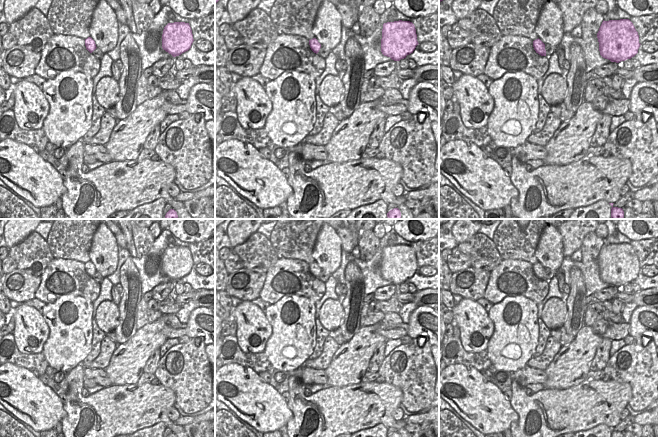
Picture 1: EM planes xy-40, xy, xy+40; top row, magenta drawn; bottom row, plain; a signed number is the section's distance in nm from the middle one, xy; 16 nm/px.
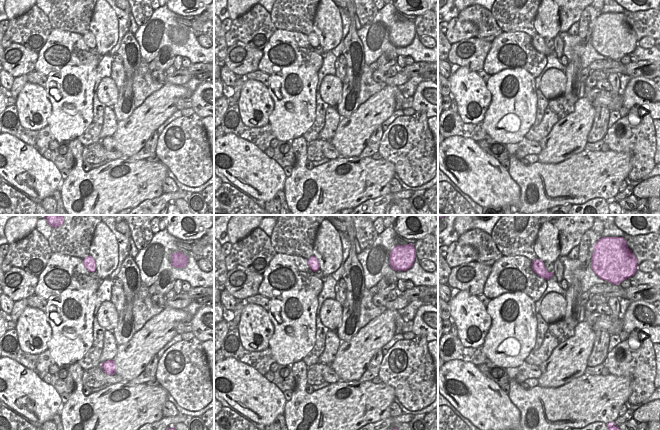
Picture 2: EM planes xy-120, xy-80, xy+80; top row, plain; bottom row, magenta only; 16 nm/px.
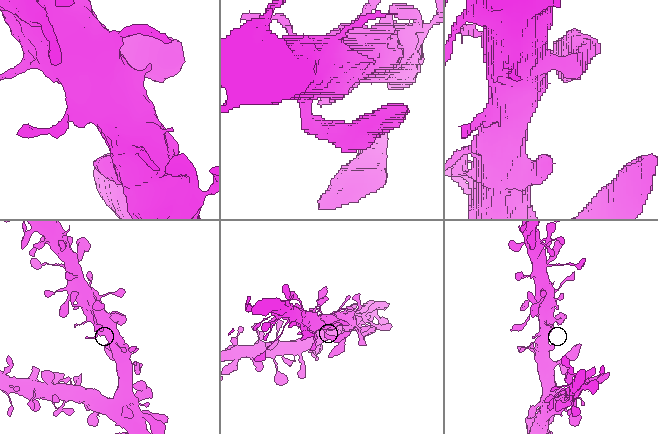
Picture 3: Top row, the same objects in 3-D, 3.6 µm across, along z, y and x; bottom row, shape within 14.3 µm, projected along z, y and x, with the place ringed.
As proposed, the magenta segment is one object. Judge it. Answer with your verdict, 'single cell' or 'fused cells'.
single cell

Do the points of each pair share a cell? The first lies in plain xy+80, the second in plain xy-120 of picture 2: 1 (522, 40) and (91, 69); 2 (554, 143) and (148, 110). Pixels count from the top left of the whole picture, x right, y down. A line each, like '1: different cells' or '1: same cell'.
1: different cells
2: same cell

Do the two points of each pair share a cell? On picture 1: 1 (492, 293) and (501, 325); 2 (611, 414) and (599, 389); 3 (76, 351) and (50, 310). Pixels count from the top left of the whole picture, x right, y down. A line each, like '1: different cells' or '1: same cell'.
1: different cells
2: same cell
3: same cell

